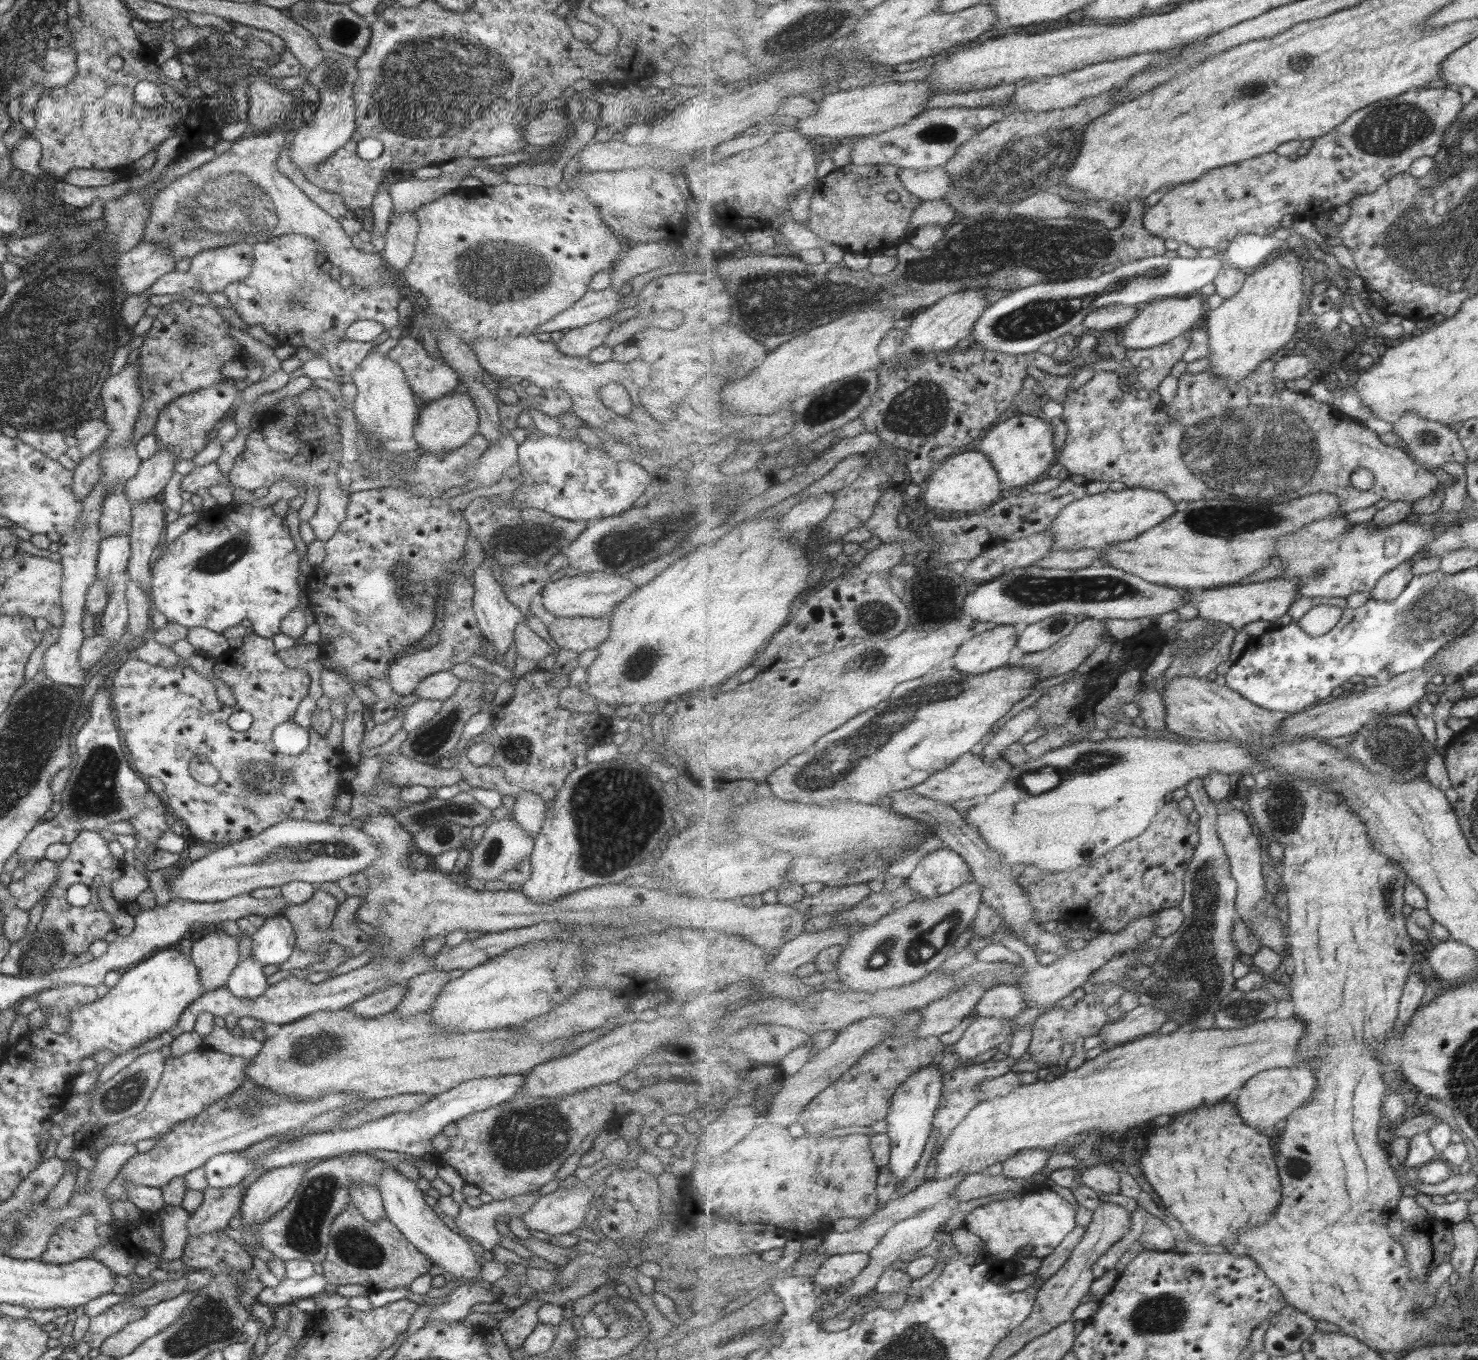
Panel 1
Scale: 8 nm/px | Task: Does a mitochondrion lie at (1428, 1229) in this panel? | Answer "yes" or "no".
no

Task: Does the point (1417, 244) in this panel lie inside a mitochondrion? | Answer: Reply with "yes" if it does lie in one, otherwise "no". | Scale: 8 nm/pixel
yes

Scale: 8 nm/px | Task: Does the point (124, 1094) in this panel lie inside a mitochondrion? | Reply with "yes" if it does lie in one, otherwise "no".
yes

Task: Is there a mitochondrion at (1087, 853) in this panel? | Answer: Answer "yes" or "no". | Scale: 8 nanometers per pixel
no

